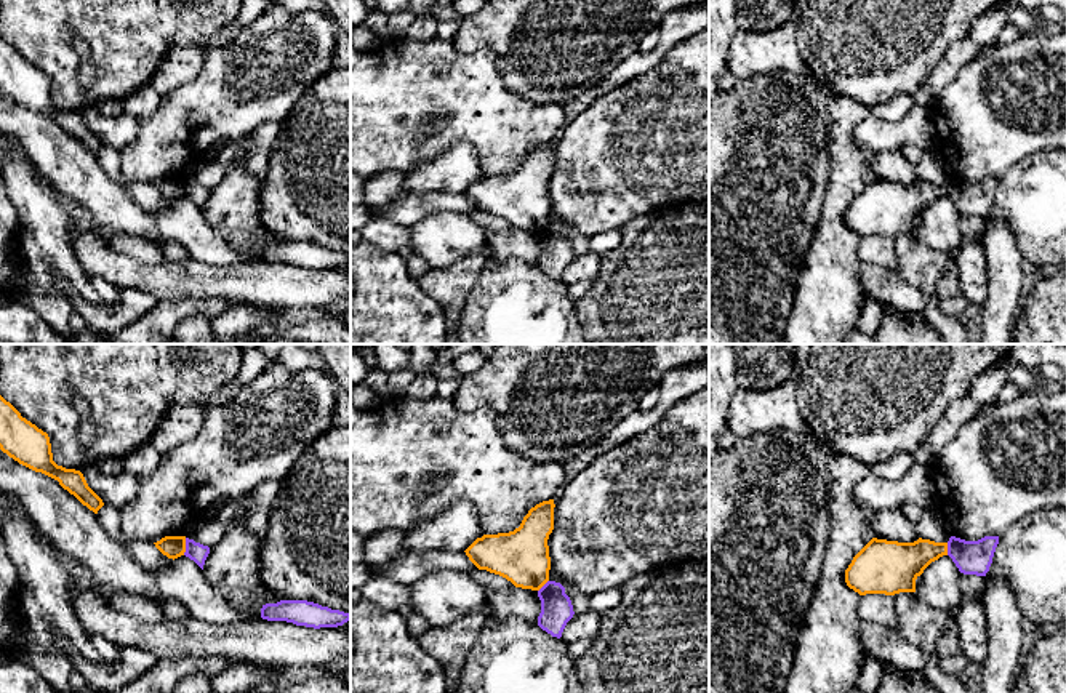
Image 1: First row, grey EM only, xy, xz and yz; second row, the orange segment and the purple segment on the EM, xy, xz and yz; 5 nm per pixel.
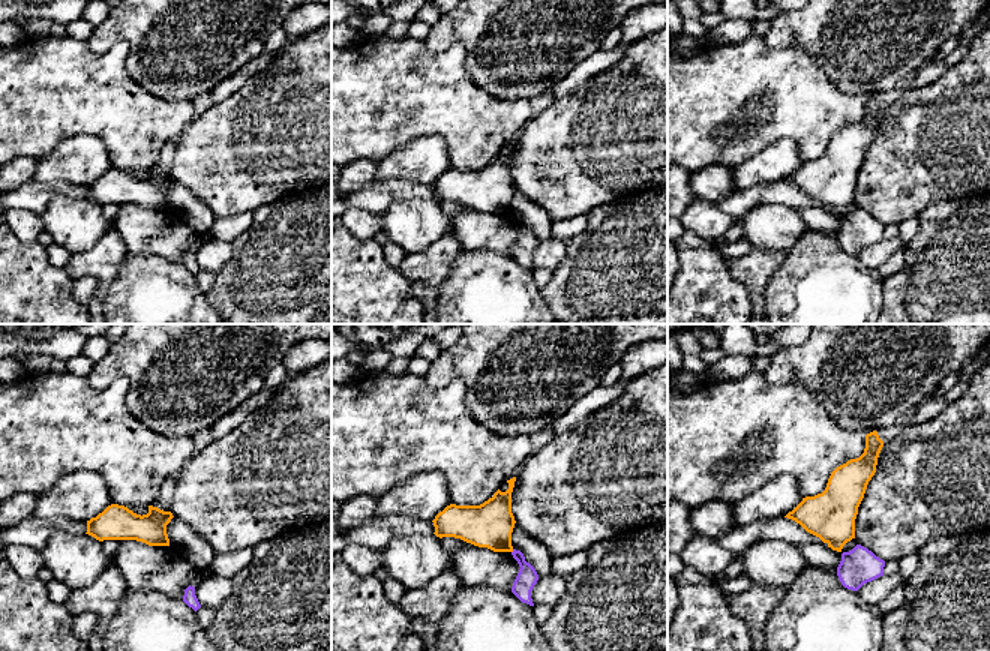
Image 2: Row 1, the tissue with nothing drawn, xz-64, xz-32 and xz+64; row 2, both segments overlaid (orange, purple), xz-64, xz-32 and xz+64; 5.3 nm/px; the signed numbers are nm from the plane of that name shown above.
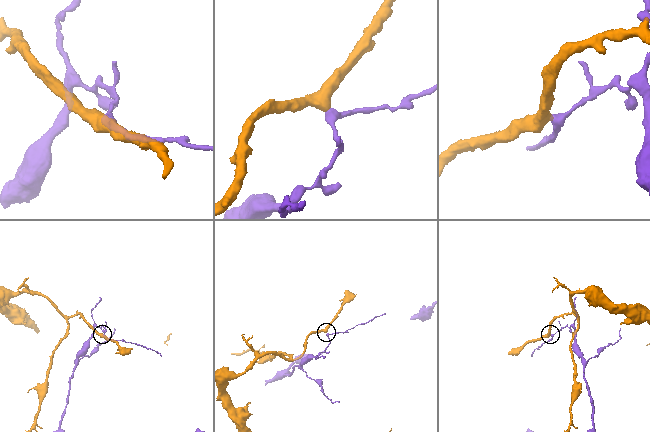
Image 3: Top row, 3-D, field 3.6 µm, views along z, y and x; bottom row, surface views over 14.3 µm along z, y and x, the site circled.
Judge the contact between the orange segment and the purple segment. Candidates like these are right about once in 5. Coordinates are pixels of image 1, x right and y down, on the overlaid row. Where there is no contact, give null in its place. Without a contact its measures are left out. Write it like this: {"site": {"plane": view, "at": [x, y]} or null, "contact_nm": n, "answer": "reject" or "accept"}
{"site": {"plane": "xy", "at": [184, 546]}, "contact_nm": 90, "answer": "reject"}

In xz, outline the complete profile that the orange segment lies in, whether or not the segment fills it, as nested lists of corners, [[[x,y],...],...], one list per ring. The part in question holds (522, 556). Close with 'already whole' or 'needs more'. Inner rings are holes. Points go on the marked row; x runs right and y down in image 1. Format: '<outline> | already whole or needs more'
[[[554,499],[543,501],[531,507],[519,528],[509,533],[483,535],[464,552],[479,568],[499,575],[515,587],[539,591],[549,581],[551,557],[547,539],[554,530]]] | already whole

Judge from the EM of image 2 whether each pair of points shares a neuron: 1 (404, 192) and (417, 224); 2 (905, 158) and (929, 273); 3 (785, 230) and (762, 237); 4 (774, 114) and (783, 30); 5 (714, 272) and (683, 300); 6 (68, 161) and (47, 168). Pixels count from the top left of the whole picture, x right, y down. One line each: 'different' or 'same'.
1: different
2: different
3: same
4: different
5: same
6: same

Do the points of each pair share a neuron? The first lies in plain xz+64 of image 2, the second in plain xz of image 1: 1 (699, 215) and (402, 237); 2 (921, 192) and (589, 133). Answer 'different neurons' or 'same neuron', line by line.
1: same neuron
2: same neuron

